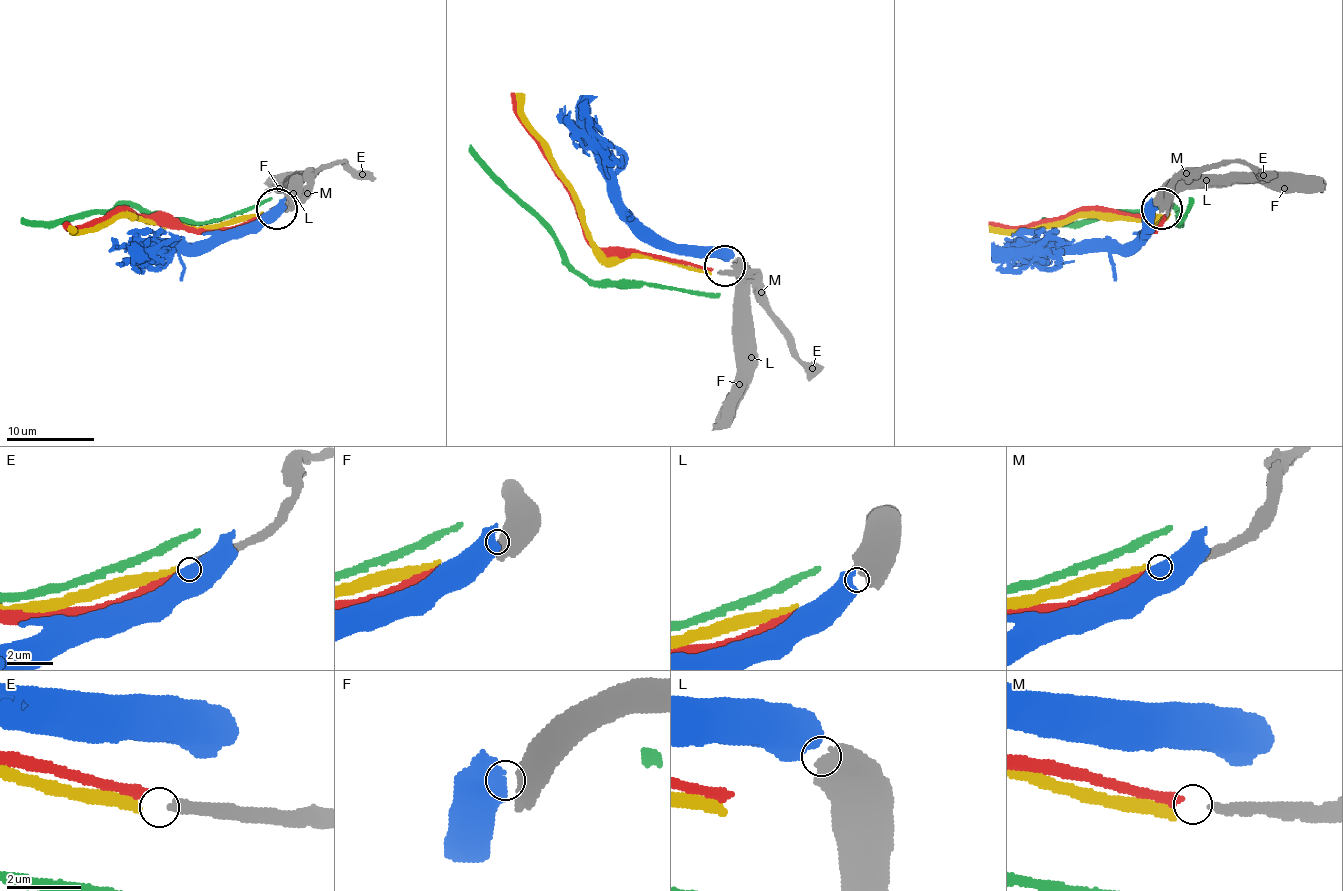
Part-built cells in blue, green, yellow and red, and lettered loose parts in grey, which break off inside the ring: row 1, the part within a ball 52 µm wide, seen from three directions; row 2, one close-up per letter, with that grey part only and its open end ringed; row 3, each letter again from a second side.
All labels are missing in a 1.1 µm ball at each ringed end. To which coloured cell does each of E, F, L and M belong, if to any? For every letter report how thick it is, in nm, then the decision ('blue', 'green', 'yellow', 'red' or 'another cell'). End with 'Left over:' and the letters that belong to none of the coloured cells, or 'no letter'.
E: calibre 340 nm; yellow
F: calibre 700 nm; another cell
L: calibre 700 nm; blue
M: calibre 240 nm; red
Left over: F

